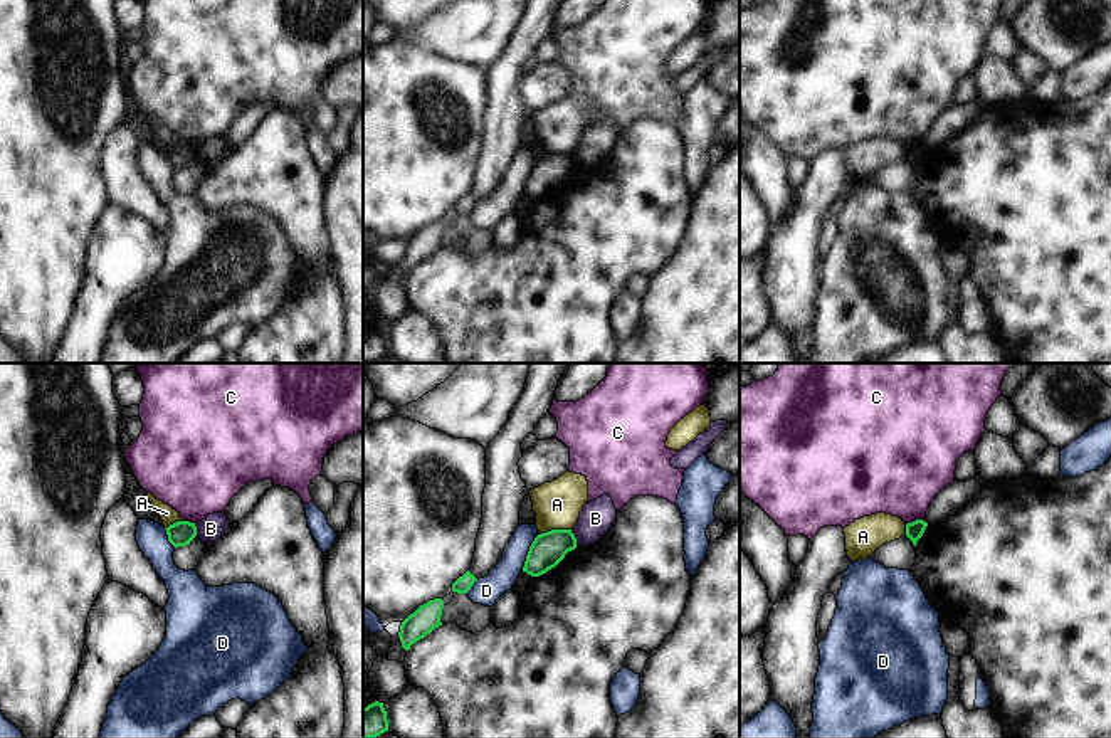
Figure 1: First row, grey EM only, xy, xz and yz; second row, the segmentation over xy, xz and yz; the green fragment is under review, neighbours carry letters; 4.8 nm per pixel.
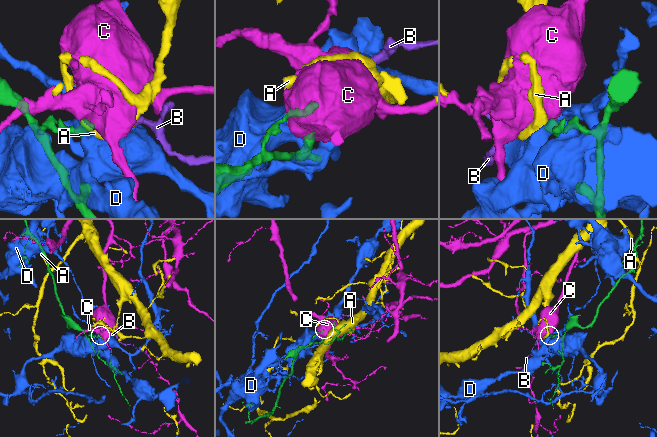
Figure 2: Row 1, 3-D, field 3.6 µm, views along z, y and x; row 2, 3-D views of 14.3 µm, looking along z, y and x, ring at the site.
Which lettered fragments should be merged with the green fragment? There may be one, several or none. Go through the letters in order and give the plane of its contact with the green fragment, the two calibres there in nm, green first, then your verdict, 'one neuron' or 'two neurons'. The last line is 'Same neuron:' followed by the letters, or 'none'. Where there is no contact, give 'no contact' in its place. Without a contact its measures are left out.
A: xz | 160/220 nm | two neurons
B: xz | 160/160 nm | two neurons
C: yz | 90/420 nm | two neurons
D: xz | 160/120 nm | two neurons
Same neuron: none

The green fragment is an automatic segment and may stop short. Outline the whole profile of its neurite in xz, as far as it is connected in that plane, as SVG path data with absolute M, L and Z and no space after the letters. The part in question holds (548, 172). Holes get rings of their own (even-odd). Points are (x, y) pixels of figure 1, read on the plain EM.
M551 153L534 161L526 178L523 195L540 200L555 192L568 175L577 171L571 153Z

